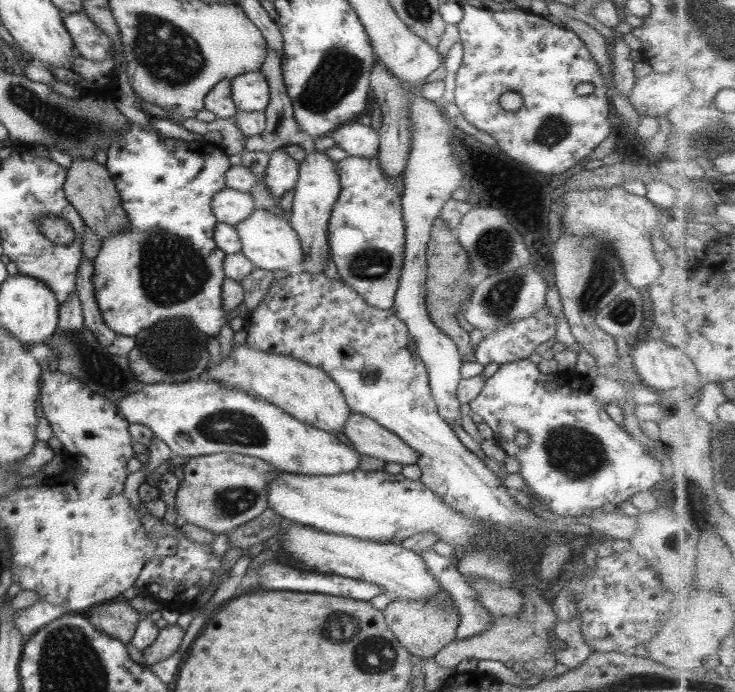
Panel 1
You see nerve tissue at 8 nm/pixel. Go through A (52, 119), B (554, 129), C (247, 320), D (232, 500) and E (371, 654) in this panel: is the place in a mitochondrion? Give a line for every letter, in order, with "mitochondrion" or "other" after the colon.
A: mitochondrion
B: mitochondrion
C: other
D: mitochondrion
E: mitochondrion

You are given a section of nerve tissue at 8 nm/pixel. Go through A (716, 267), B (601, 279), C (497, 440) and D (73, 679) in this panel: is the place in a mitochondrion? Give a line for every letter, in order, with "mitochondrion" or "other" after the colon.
A: other
B: mitochondrion
C: other
D: mitochondrion

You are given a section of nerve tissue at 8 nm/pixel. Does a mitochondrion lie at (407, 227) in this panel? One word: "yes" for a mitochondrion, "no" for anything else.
no

